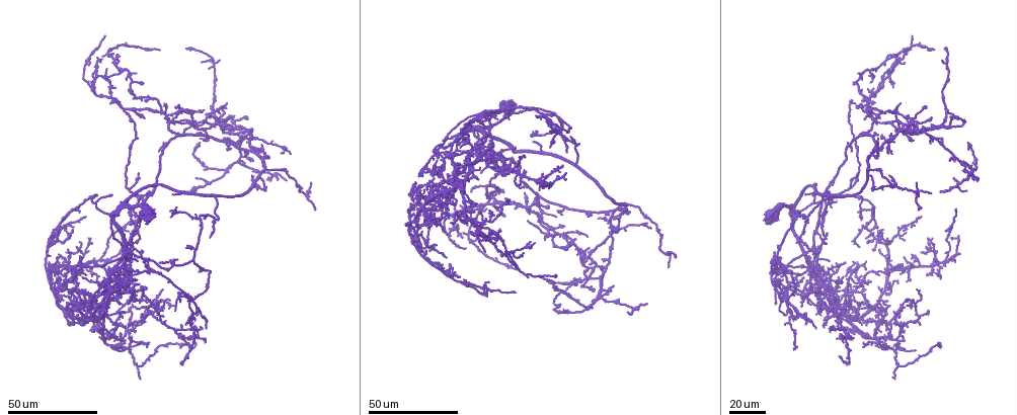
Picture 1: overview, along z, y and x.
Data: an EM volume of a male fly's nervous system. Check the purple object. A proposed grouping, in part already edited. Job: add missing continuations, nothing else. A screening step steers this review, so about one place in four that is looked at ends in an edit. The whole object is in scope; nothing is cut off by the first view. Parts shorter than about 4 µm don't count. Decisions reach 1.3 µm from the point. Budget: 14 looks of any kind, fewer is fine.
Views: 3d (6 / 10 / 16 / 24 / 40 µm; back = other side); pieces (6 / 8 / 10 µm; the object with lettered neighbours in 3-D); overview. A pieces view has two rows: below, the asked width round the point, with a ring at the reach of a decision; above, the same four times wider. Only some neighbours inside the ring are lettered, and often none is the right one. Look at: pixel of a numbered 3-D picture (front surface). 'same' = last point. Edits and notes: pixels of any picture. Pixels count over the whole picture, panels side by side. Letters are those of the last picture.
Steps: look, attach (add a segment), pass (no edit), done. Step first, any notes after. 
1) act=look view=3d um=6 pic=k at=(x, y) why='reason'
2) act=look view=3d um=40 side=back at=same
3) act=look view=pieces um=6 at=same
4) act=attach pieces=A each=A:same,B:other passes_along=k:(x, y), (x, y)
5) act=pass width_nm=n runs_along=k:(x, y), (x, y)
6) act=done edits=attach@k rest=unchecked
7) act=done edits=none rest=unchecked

act=look view=3d um=24 pic=1 at=(913, 126) why='branch stops here'

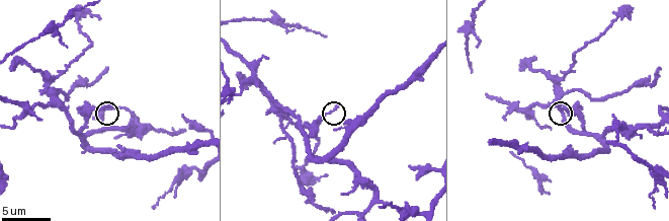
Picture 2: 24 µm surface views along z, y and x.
act=look view=pieces um=8 pic=2 at=(340, 104)

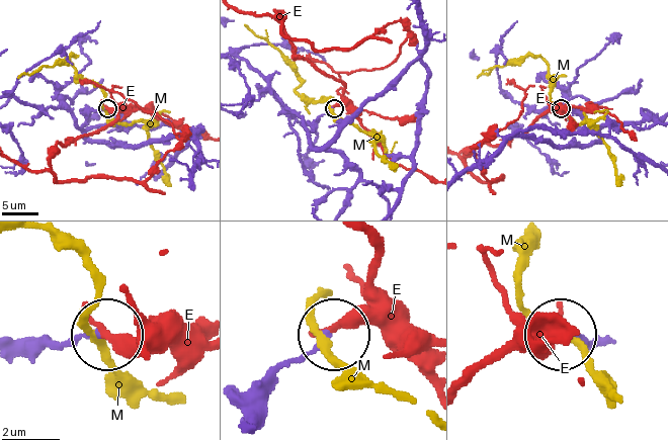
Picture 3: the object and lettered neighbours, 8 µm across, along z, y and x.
act=pass each=E:other,M:other runs_along=3:(371, 97), (332, 139), (314, 147), (311, 133), (333, 108) found='none of them fits'

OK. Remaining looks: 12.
act=look view=3d um=6 pic=2 at=(105, 67) why='branch stops here'

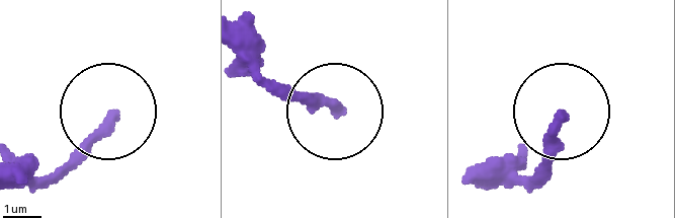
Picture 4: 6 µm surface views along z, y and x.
act=look view=pieces um=10 pic=4 at=(340, 110)

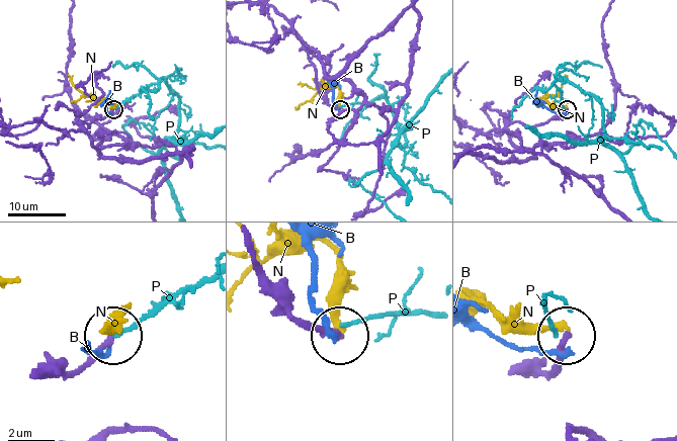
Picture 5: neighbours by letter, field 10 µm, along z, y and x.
act=pass each=B:other,N:other,P:other found='no lettered segment goes on from it'

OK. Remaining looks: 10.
act=look view=3d um=24 pic=1 at=(843, 263) why='end of a long branch'

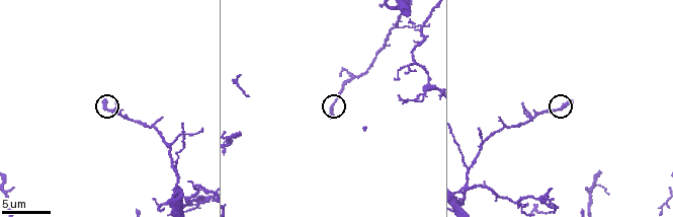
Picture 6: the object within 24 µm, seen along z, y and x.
act=look view=pieces um=10 pic=6 at=(330, 114)

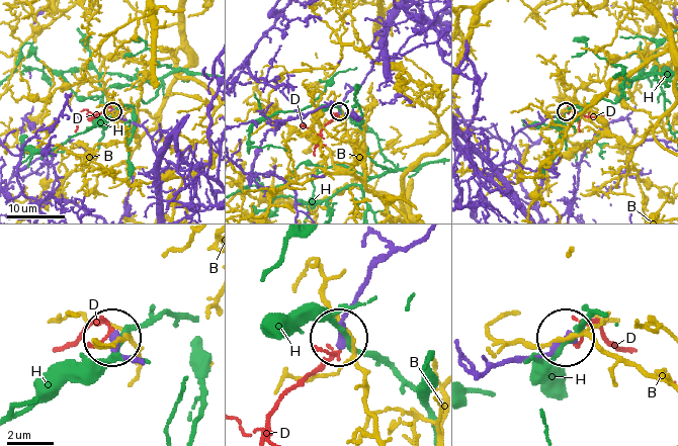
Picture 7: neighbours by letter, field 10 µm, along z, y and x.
act=attach pieces=D width_nm=360 each=B:other,D:same,H:other passes_along=7:(345, 97), (339, 113), (320, 132), (302, 125) found='the cell continues'

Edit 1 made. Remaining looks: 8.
act=look view=overview

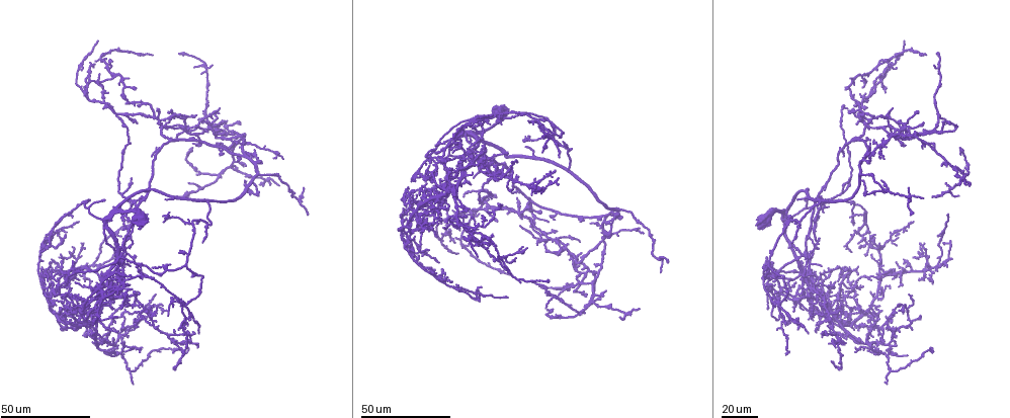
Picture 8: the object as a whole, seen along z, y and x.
act=look view=3d um=40 pic=8 at=(919, 251) why='thin end'

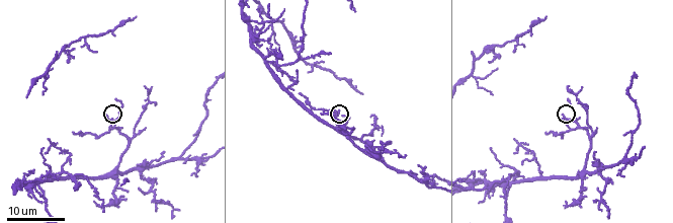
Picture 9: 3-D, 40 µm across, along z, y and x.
act=look view=3d um=10 pic=9 at=(563, 115)

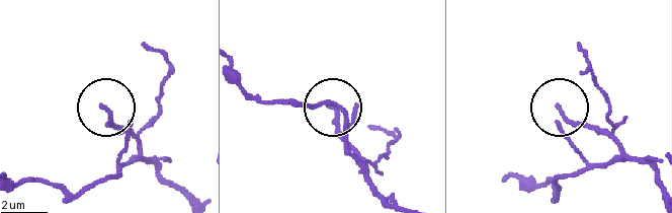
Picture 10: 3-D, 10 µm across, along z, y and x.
act=look view=pieces um=10 pic=10 at=(105, 109)

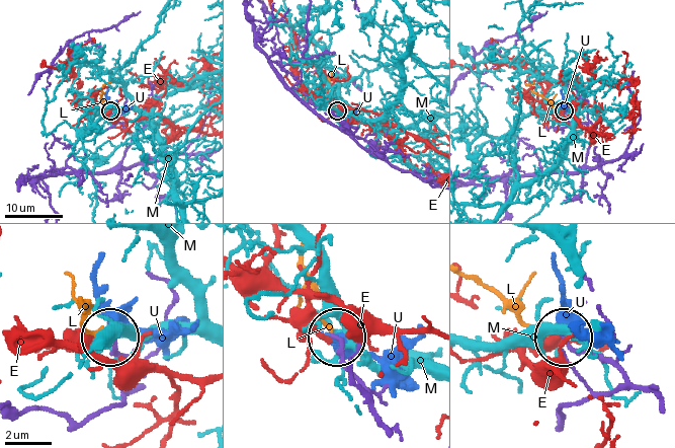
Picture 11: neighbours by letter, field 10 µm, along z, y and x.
act=attach pieces=L width_nm=150 each=E:other,L:same,M:other,U:other found='the cell continues'

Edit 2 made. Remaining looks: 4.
act=look view=overview

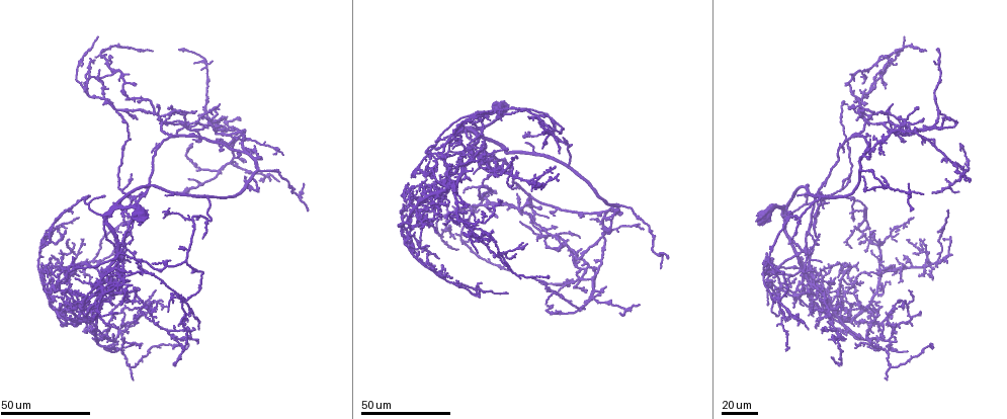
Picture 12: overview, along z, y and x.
act=look view=3d um=24 pic=12 at=(128, 139) why='tapers out'

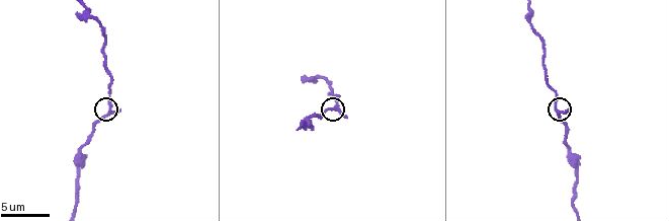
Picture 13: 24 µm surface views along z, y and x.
act=look view=pieces um=10 pic=13 at=(345, 116)

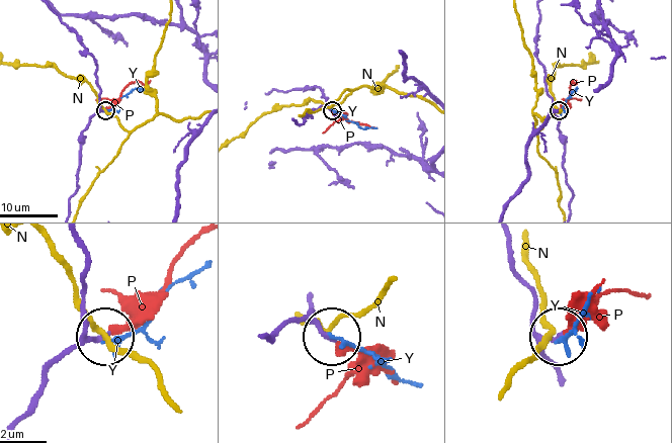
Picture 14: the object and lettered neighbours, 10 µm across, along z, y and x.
act=attach pieces=P width_nm=170 each=N:other,P:same,Y:other passes_along=14:(275, 329), (297, 319), (314, 323), (390, 377) found='it goes on there'

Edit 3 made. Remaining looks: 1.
act=look view=pieces um=6 pic=2 at=(408, 167) why='an open end'

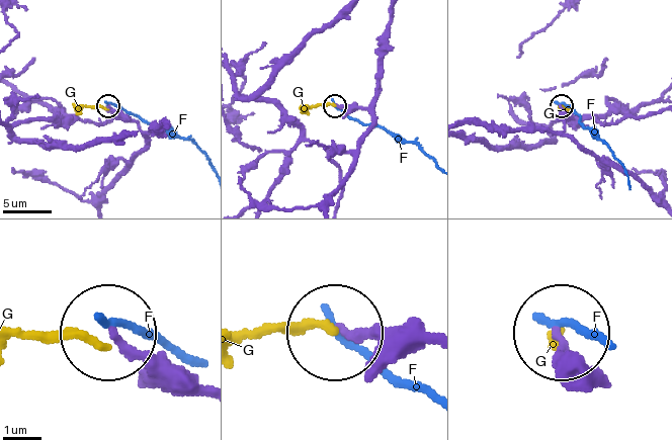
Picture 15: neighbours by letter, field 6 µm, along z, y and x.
act=pass each=F:other,G:other runs_along=15:(383, 340), (338, 334) found='no lettered segment goes on from it'

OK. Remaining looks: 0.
act=done edits=attach@7,attach@11,attach@14 rest=unchecked

